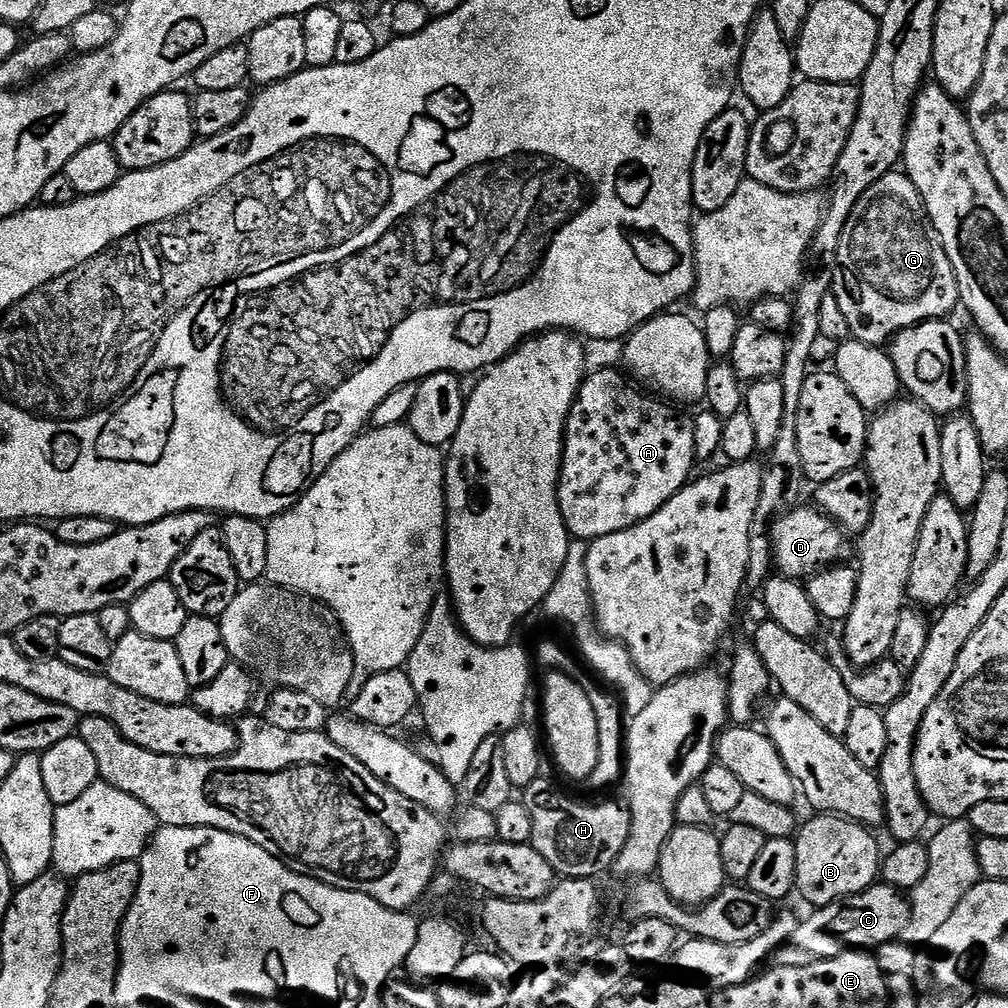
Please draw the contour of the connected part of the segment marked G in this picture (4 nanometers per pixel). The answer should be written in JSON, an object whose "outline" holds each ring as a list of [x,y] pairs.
{"outline":[[[893,170],[885,174],[881,180],[874,182],[874,186],[870,186],[870,190],[866,190],[858,202],[846,240],[846,267],[842,272],[842,284],[843,280],[843,291],[851,300],[851,331],[855,339],[863,344],[887,345],[897,332],[915,328],[925,320],[947,317],[947,312],[954,311],[956,304],[958,308],[961,303],[960,283],[950,254],[946,254],[946,246],[928,217],[916,183],[903,171]]]}

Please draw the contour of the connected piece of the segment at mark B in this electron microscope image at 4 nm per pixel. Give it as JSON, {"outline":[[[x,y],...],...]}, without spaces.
{"outline":[[[835,814],[816,816],[799,829],[794,842],[798,854],[795,889],[815,909],[871,888],[877,883],[882,870],[882,851],[867,825]]]}

